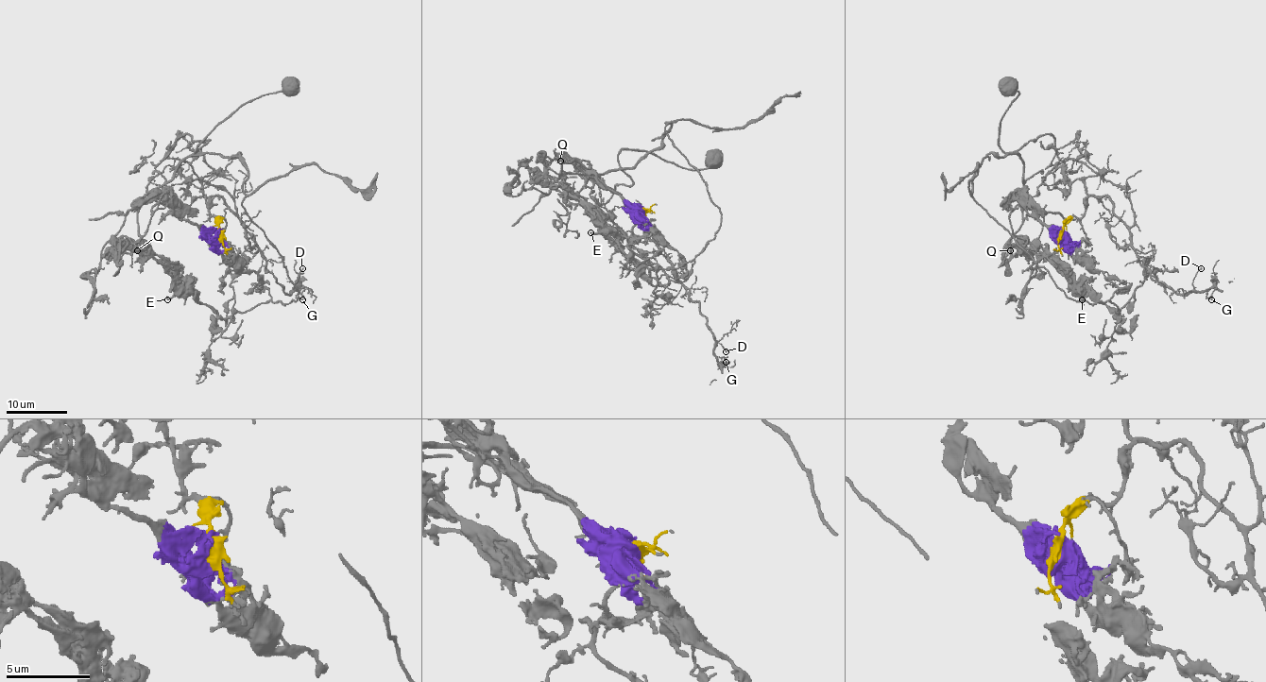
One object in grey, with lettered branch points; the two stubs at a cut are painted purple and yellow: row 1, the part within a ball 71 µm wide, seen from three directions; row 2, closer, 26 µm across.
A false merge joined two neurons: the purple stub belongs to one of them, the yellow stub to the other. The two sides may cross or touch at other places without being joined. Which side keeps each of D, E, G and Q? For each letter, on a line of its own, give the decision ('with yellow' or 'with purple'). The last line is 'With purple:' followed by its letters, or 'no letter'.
D: with yellow
E: with purple
G: with yellow
Q: with purple
With purple: E, Q

